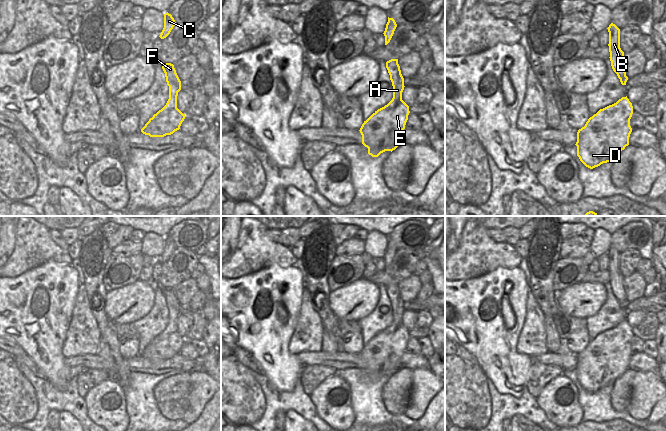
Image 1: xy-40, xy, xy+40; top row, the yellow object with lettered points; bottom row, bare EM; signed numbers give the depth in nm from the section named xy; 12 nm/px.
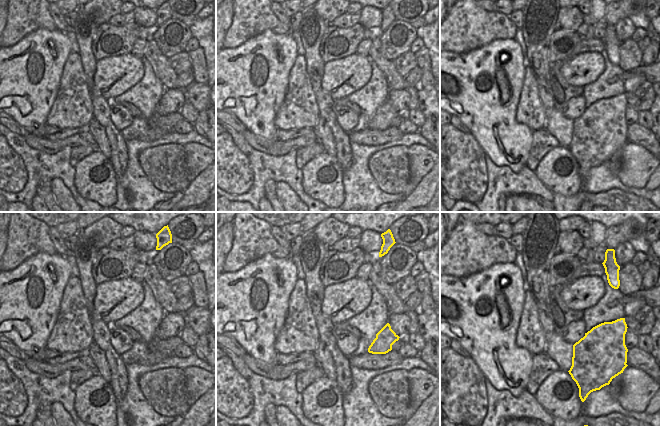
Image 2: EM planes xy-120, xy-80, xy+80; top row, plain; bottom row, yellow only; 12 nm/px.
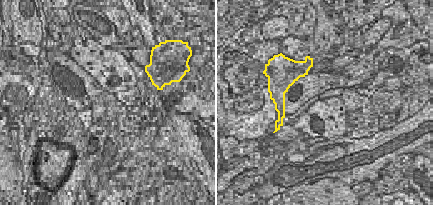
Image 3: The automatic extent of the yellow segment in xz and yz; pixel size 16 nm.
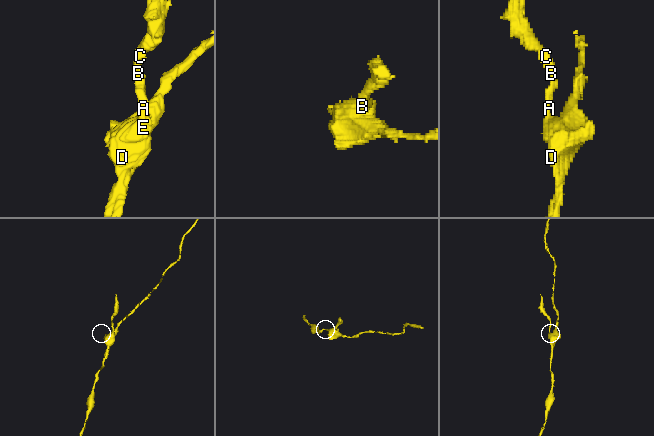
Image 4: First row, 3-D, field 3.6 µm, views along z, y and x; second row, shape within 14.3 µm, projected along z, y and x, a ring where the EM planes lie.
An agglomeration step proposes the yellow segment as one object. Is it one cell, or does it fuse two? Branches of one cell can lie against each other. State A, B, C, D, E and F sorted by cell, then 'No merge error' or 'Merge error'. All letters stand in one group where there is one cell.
Groups: A B C E F / D. Merge error

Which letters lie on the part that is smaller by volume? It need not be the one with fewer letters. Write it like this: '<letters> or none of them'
A, B, C, E, F

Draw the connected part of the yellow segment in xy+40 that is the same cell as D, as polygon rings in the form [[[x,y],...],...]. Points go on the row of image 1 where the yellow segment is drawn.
[[[598,112],[594,114],[588,119],[585,126],[578,130],[575,144],[577,146],[577,156],[590,169],[613,161],[615,156],[629,145],[629,142],[612,145],[610,141],[600,138],[595,123],[598,115]]]

